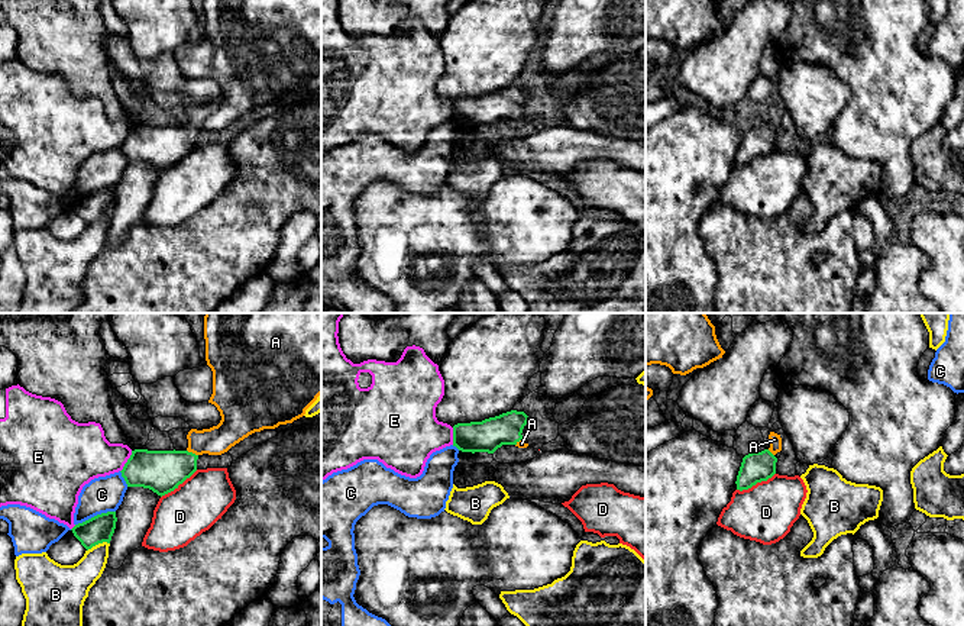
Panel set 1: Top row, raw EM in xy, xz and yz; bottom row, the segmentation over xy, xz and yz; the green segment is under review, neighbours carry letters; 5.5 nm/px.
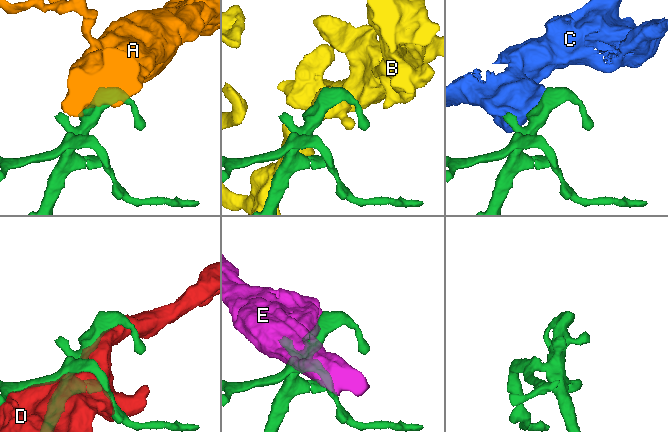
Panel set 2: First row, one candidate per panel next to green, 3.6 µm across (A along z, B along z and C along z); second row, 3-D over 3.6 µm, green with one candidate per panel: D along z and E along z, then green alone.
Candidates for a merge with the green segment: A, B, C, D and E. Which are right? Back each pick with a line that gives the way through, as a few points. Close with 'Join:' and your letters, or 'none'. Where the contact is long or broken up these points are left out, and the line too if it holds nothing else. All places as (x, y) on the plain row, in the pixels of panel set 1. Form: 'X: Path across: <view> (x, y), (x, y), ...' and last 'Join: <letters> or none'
A: Path across: xy (162, 147), (178, 141), (191, 128), (230, 106)
Join: A

